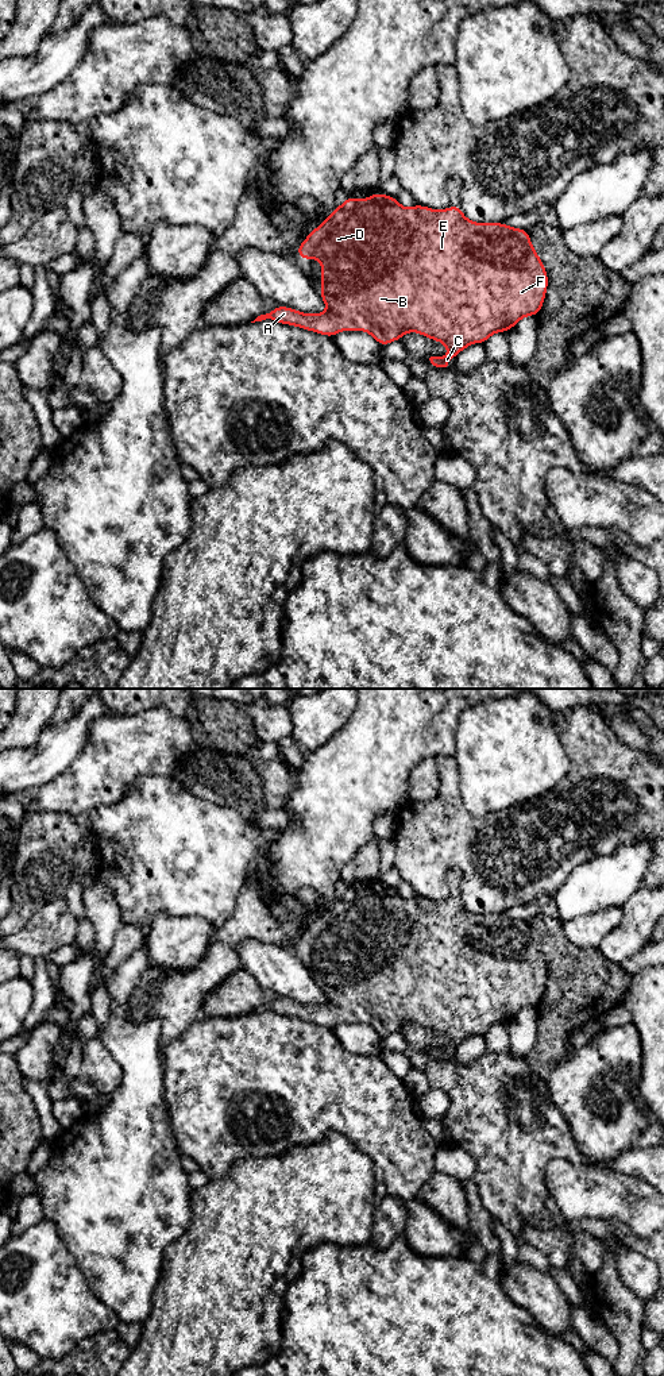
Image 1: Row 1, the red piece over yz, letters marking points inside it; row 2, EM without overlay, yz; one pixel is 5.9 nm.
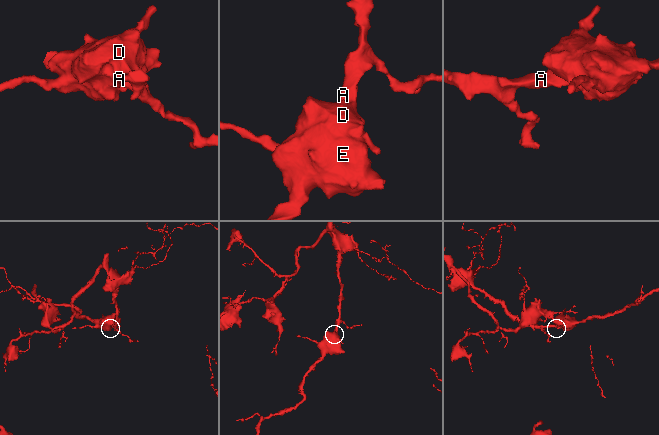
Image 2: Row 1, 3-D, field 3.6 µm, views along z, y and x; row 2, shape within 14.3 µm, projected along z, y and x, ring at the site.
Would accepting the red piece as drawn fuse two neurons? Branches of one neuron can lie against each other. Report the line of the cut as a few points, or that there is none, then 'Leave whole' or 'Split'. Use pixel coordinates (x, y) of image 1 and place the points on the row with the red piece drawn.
No split. Leave whole

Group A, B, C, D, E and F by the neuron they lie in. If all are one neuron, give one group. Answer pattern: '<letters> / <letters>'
A B C D E F

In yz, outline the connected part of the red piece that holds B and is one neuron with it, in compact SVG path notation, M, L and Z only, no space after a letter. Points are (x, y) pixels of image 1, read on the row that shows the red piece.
M378 192L364 200L347 197L305 238L296 253L301 259L321 261L320 297L328 311L302 313L278 305L251 323L270 319L329 338L341 331L359 329L368 332L382 347L401 340L406 332L413 331L447 346L447 356L429 358L436 367L447 367L466 347L486 343L495 332L509 332L522 317L536 316L543 308L548 289L548 273L526 230L513 228L505 223L471 221L456 205L444 211L418 204L404 208L397 197Z

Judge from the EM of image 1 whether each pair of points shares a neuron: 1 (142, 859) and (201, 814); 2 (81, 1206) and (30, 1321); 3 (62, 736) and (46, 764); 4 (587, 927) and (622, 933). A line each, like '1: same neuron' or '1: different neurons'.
1: same neuron
2: different neurons
3: same neuron
4: different neurons

